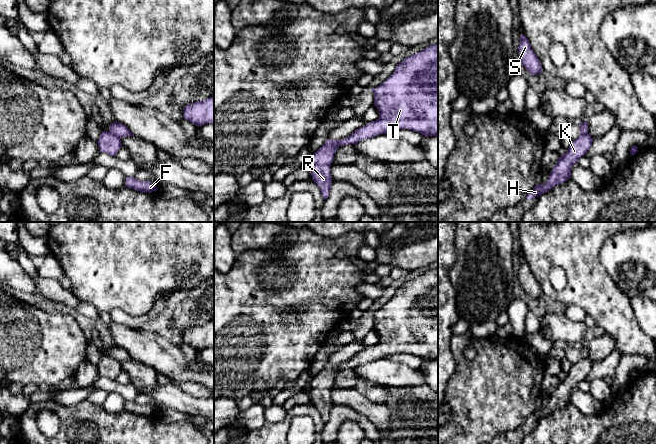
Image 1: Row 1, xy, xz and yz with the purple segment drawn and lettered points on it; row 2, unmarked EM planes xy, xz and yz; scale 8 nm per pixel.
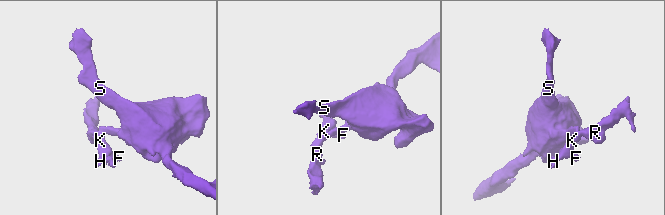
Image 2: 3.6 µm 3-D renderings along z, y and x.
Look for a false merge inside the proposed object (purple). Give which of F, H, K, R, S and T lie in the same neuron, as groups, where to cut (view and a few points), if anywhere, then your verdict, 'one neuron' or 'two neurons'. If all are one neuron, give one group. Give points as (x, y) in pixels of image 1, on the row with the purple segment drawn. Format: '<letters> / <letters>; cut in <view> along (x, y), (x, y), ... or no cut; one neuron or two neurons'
F H K R / S T; cut in xy along (109, 131), (120, 137); two neurons

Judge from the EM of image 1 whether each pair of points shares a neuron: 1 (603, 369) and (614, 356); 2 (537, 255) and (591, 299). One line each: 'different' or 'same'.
1: same
2: same

